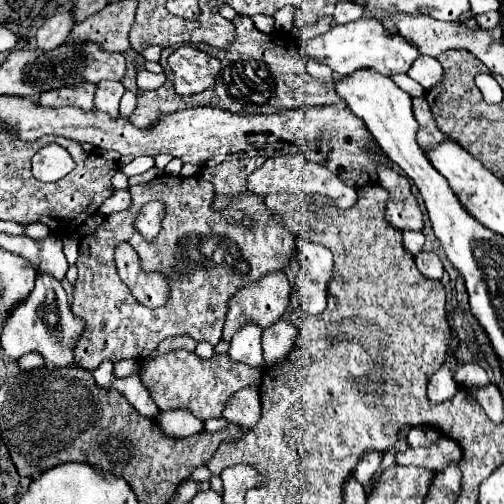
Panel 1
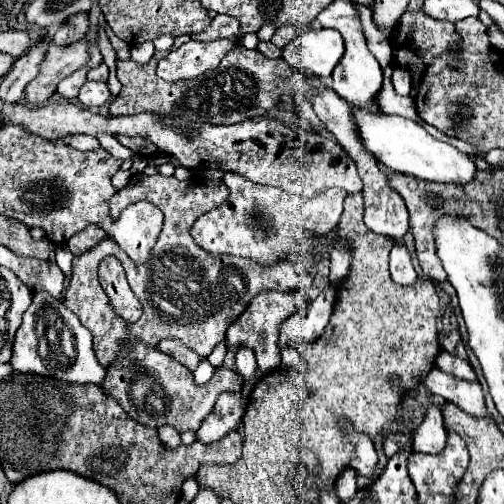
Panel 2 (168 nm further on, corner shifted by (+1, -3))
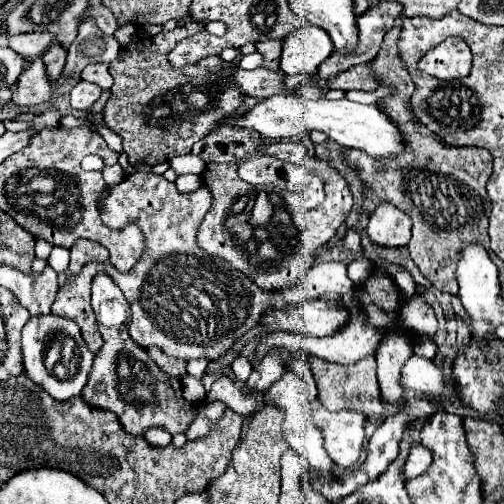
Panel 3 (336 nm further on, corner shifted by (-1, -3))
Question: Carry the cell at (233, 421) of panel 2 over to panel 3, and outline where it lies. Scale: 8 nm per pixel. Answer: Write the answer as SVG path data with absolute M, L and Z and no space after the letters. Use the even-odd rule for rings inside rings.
M222 401L202 405L200 411L196 411L196 419L192 421L192 427L188 427L188 431L186 431L184 435L186 435L190 441L202 439L202 437L208 435L208 431L216 425L216 421L224 415L224 411L226 411L226 405L224 405Z

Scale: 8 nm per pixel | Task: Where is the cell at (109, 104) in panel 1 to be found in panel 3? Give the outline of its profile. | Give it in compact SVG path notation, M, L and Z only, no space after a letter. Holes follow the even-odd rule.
M80 81L70 91L70 107L78 109L78 111L88 111L92 107L92 103L100 97L100 93L102 93L100 87L96 87L94 83Z

